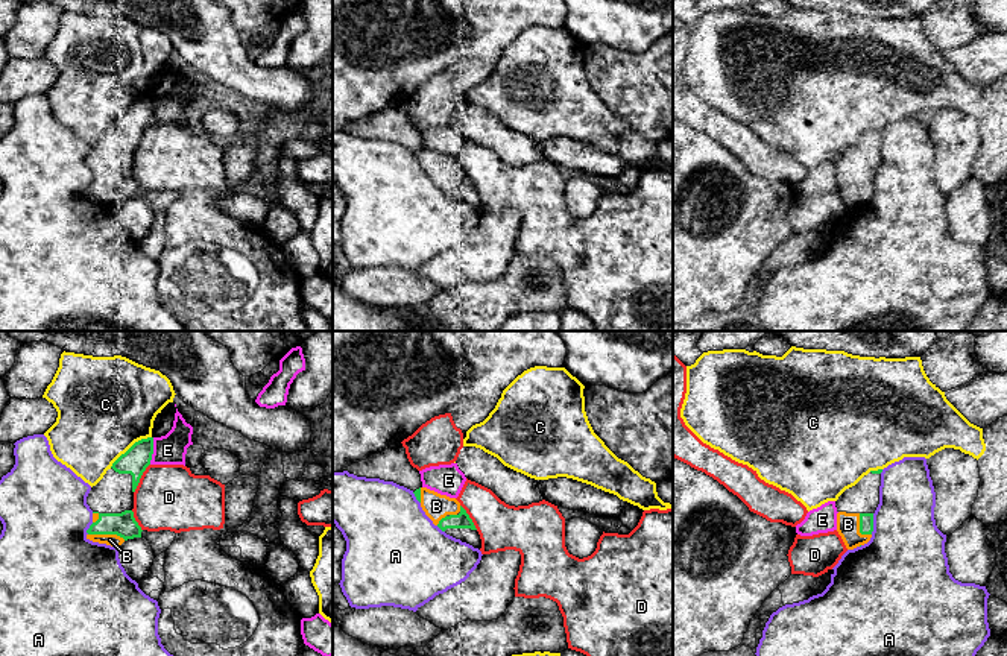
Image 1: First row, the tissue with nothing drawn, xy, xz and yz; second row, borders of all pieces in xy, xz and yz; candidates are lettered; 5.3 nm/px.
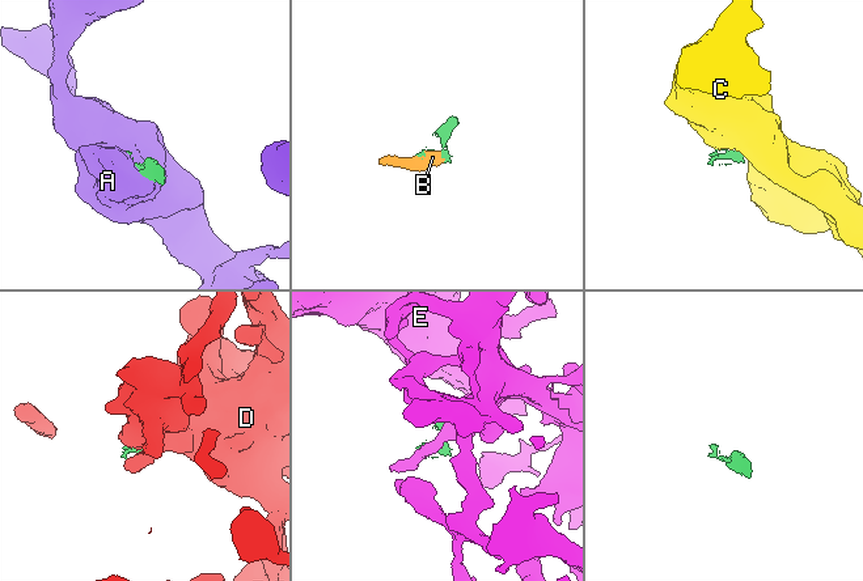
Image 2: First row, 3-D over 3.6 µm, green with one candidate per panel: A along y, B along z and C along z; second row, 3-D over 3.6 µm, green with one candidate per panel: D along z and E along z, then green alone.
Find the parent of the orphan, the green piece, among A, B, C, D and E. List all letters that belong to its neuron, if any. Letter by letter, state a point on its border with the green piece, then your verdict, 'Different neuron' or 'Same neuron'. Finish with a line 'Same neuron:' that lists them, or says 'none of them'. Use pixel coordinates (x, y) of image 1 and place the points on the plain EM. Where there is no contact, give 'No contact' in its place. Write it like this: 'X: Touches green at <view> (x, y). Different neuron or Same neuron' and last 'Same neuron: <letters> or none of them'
A: Touches green at yz (872, 184). Different neuron
B: Touches green at xy (107, 193). Same neuron
C: Touches green at xy (131, 107). Different neuron
D: Touches green at xy (140, 137). Different neuron
E: Touches green at xy (152, 111). Different neuron
Same neuron: B

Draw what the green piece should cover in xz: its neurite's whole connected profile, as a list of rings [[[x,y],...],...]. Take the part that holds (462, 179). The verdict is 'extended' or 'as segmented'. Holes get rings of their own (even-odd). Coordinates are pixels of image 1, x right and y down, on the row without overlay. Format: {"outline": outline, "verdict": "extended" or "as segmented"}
{"outline": [[[401,102],[386,106],[381,112],[371,114],[366,120],[352,123],[348,126],[348,132],[357,137],[393,141],[410,149],[434,185],[474,208],[481,208],[480,194],[466,170],[456,158],[422,146],[421,134],[410,125]]], "verdict": "extended"}

